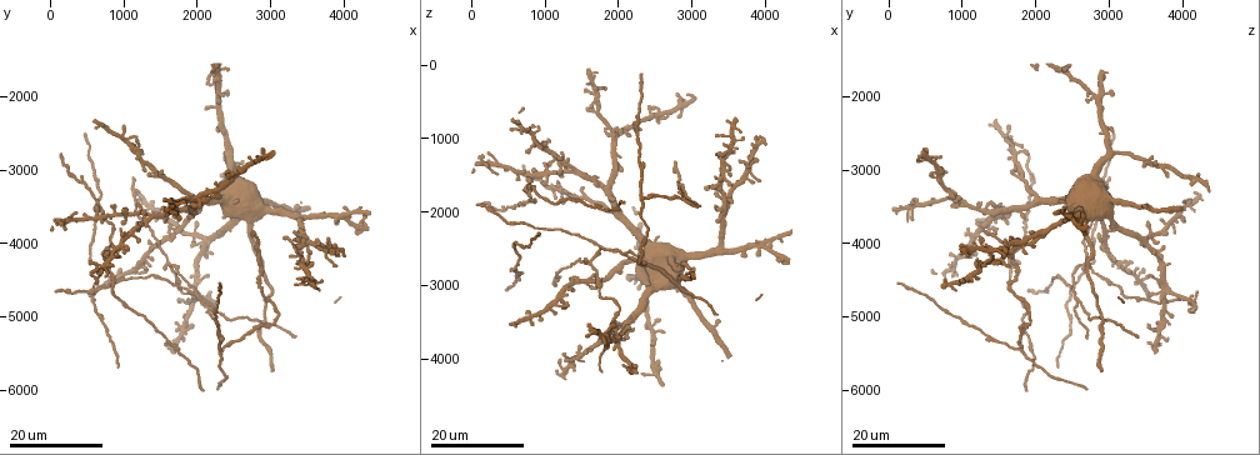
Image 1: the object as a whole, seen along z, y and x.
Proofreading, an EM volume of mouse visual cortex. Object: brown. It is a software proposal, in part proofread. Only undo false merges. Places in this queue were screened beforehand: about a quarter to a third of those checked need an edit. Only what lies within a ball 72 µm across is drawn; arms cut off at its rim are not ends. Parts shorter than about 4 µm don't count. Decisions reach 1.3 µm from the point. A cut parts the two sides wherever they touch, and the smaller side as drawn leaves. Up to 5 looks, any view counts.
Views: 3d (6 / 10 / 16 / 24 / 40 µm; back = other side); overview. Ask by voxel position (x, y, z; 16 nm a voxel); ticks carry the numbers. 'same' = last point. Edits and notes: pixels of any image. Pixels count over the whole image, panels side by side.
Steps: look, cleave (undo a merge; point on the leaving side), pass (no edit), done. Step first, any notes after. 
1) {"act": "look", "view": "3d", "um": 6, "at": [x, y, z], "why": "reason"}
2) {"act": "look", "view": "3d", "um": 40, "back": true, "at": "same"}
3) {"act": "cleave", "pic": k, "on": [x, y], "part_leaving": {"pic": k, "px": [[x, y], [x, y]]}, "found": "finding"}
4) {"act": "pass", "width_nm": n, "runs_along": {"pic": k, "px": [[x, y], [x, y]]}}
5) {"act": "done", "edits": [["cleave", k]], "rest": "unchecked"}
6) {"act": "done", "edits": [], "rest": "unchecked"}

{"act": "look", "view": "3d", "um": 24, "at": [900, 3850, 1900]}

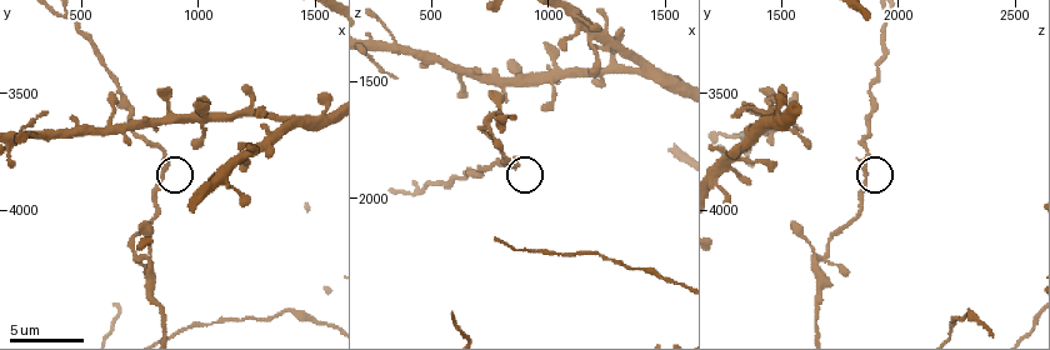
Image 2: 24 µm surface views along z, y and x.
{"act": "look", "view": "3d", "um": 6, "at": [860, 3810, 1860]}

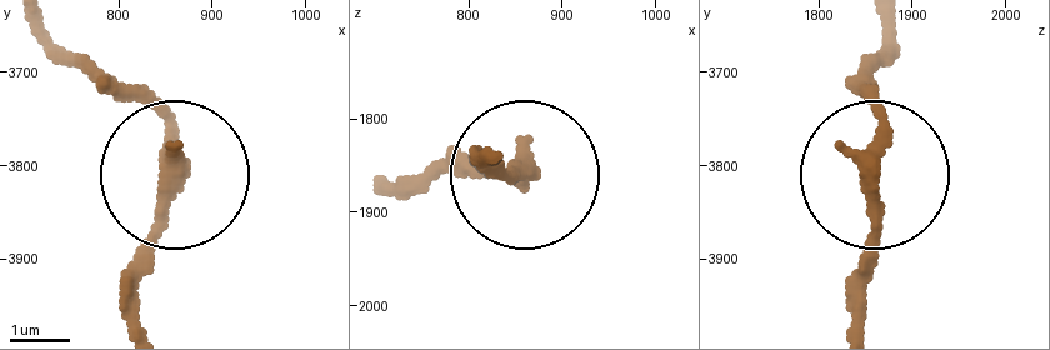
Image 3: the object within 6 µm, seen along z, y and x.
{"act": "pass", "found": "continuous, no second neuron"}

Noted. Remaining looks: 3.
{"act": "look", "view": "3d", "um": 16, "at": [1950, 4700, 2500], "why": "branch point"}

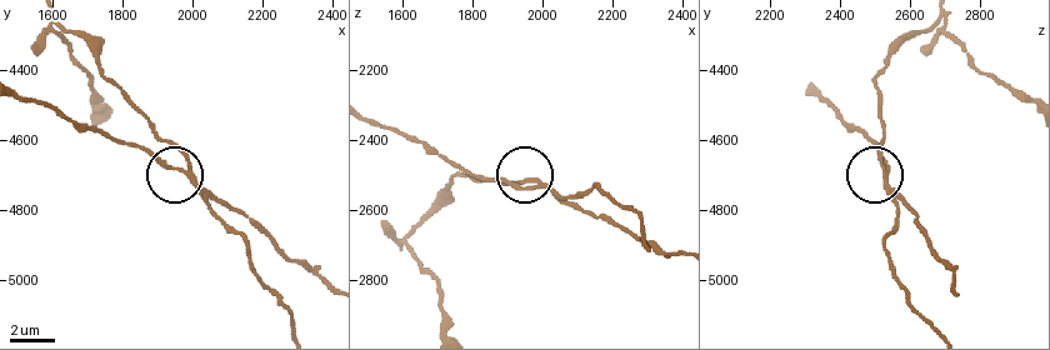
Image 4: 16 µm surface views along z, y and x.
{"act": "look", "view": "3d", "um": 6, "at": [1970, 4700, 2530], "why": "closer look"}

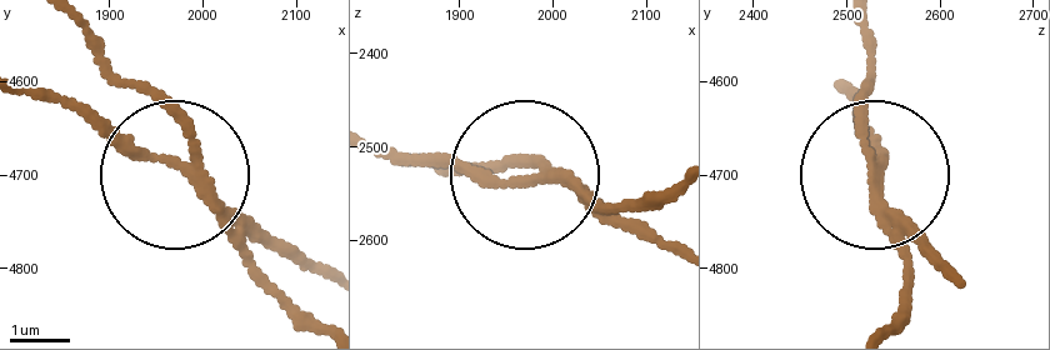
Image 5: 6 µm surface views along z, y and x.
{"act": "cleave", "pic": 5, "on": [191, 128], "arms": 3, "found": "two neurons meet here"}

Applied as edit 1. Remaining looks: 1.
{"act": "done", "edits": [["cleave", 5]], "rest": "unchecked"}

